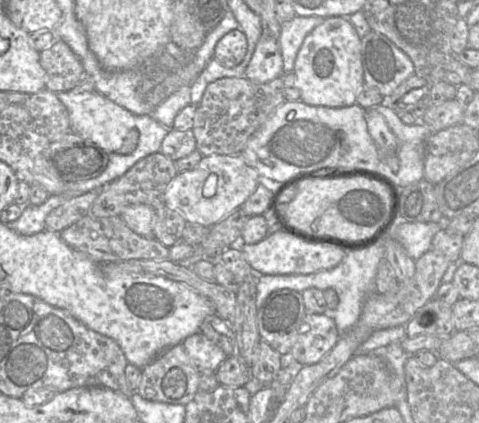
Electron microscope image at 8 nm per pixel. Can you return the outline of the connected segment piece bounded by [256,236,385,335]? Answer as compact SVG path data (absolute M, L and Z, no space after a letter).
M385 236L373 246L361 250L346 252L345 257L336 267L307 275L262 275L259 276L256 288L256 306L259 308L265 299L274 291L291 289L302 293L309 288L322 291L333 289L336 291L339 304L335 310L329 310L334 319L339 335L349 330L359 319L367 297L376 292L375 278L379 263L385 259Z

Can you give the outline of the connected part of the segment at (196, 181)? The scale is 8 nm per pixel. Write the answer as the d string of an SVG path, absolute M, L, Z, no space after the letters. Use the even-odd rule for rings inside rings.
M241 155L203 156L198 165L178 173L167 186L164 201L168 208L178 212L188 223L211 227L238 210L259 185L258 171ZM210 174L217 176L217 192L213 197L203 195L203 187Z

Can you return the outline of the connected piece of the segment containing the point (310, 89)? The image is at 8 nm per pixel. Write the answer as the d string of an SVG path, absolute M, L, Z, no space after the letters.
M349 17L325 18L304 39L293 70L303 103L329 108L350 107L356 103L365 81L361 38Z

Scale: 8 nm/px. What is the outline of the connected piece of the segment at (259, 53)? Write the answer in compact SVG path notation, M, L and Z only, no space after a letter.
M262 35L245 70L245 77L257 84L268 83L283 74L279 40Z

